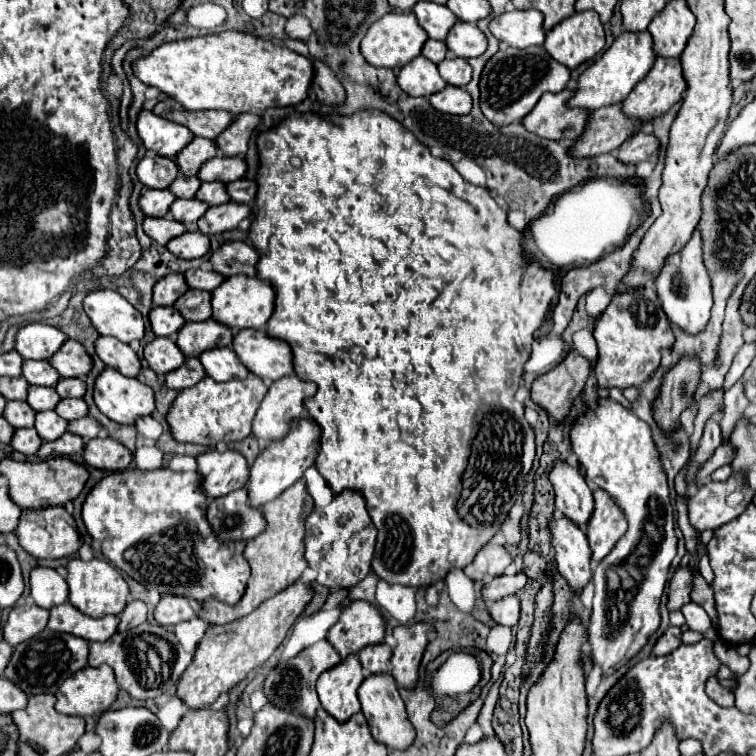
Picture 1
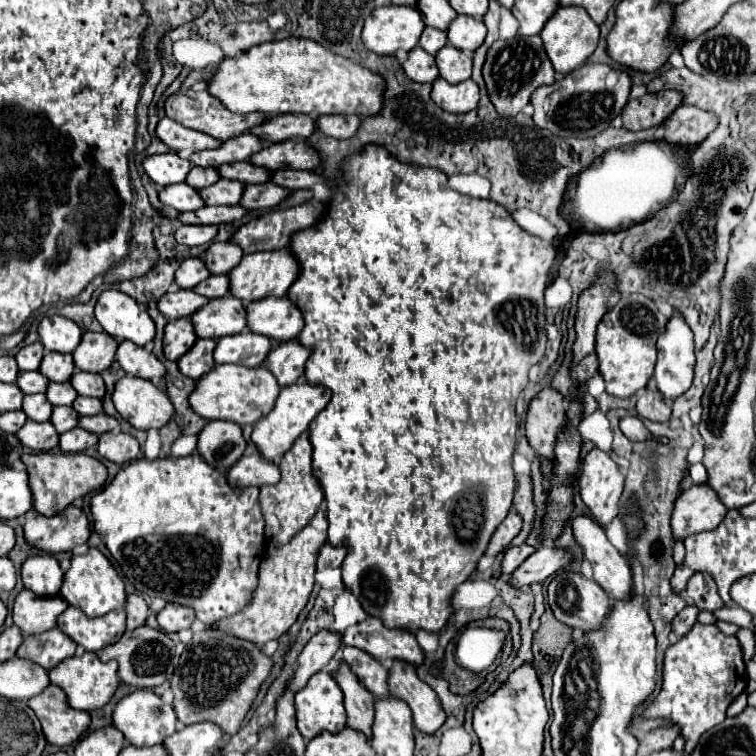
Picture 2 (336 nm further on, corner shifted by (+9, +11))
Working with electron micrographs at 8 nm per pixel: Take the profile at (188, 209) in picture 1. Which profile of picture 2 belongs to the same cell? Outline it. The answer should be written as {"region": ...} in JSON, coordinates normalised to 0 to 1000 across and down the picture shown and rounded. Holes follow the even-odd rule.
{"region":[[[290,237],[284,245],[263,253],[271,271],[313,271],[319,266],[324,245],[319,239]]]}

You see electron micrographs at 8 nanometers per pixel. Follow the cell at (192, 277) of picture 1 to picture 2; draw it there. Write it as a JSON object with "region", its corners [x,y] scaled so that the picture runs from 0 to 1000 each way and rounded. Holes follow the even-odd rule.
{"region":[[[300,319],[300,321],[282,321],[274,329],[271,351],[282,364],[300,364],[311,351],[316,351],[321,340],[321,332],[316,324]]]}

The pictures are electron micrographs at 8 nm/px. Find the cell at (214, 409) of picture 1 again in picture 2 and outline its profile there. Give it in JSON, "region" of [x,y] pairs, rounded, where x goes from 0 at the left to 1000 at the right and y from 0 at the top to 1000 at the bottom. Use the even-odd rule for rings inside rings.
{"region":[[[284,483],[261,504],[250,533],[255,544],[271,554],[295,554],[313,562],[335,562],[343,552],[353,549],[361,541],[369,515],[369,507],[353,485],[327,488],[321,483]]]}

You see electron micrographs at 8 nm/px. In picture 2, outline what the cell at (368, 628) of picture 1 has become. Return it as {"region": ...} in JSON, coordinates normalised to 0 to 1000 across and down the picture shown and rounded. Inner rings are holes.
{"region":[[[488,819],[456,832],[454,851],[488,864],[504,877],[528,872],[554,882],[562,874],[562,864],[544,837],[530,832],[512,832],[507,821],[499,819]]]}

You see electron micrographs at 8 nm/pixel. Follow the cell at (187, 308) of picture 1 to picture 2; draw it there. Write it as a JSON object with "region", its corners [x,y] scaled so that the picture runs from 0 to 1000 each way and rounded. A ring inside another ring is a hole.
{"region":[[[279,364],[276,369],[271,369],[269,374],[263,374],[258,380],[258,385],[263,390],[271,390],[276,396],[287,396],[287,393],[295,393],[300,390],[303,385],[303,364]]]}

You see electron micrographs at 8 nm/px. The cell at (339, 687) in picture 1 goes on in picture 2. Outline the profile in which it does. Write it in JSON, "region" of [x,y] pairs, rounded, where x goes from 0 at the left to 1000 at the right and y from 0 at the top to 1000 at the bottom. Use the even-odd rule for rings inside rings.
{"region":[[[417,890],[406,906],[390,917],[393,964],[403,980],[411,980],[427,967],[448,970],[456,962],[459,946],[454,935],[454,914],[446,901],[430,890]]]}

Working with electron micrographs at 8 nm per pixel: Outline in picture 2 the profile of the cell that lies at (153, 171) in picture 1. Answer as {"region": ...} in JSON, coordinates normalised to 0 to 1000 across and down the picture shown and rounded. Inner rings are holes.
{"region":[[[224,200],[216,205],[200,205],[189,213],[189,221],[194,231],[208,242],[208,245],[229,245],[229,242],[242,242],[247,229],[253,226],[253,213],[239,210],[234,202]]]}

